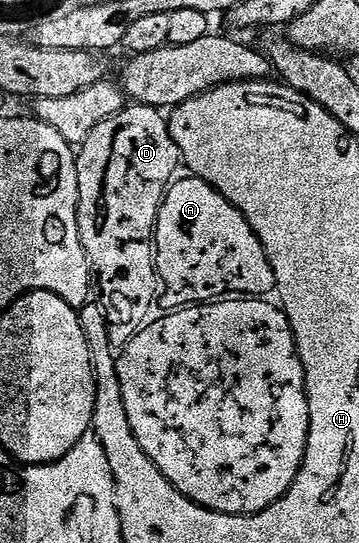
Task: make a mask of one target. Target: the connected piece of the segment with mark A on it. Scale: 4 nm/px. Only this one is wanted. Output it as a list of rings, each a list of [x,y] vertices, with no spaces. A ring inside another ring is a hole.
[[[190,181],[185,184],[178,184],[177,188],[170,194],[166,208],[162,208],[162,224],[158,224],[158,264],[162,264],[162,276],[166,280],[174,283],[168,290],[166,300],[174,307],[158,318],[158,324],[154,328],[146,328],[130,348],[126,348],[126,356],[122,356],[122,373],[120,378],[120,394],[124,394],[124,410],[128,410],[128,422],[132,426],[132,434],[136,434],[136,442],[152,458],[152,462],[172,482],[180,494],[187,496],[192,502],[196,502],[202,508],[207,508],[213,512],[223,512],[229,516],[255,516],[258,512],[263,512],[268,506],[272,506],[284,495],[292,486],[296,474],[302,465],[302,459],[306,453],[306,443],[310,433],[310,403],[306,397],[306,375],[302,360],[298,357],[298,347],[294,341],[294,336],[290,332],[290,323],[286,315],[279,315],[272,310],[263,312],[248,305],[253,296],[262,296],[266,288],[270,288],[270,283],[274,278],[268,278],[264,274],[266,270],[254,270],[256,274],[240,274],[238,286],[228,286],[226,292],[216,292],[210,298],[196,298],[194,290],[198,286],[192,286],[198,278],[196,274],[208,276],[208,258],[214,258],[214,236],[218,238],[218,226],[224,226],[224,206],[232,206],[228,198],[221,196],[208,182],[202,184]],[[180,282],[185,282],[187,287],[181,288]],[[234,302],[241,302],[240,308],[234,308]]]

